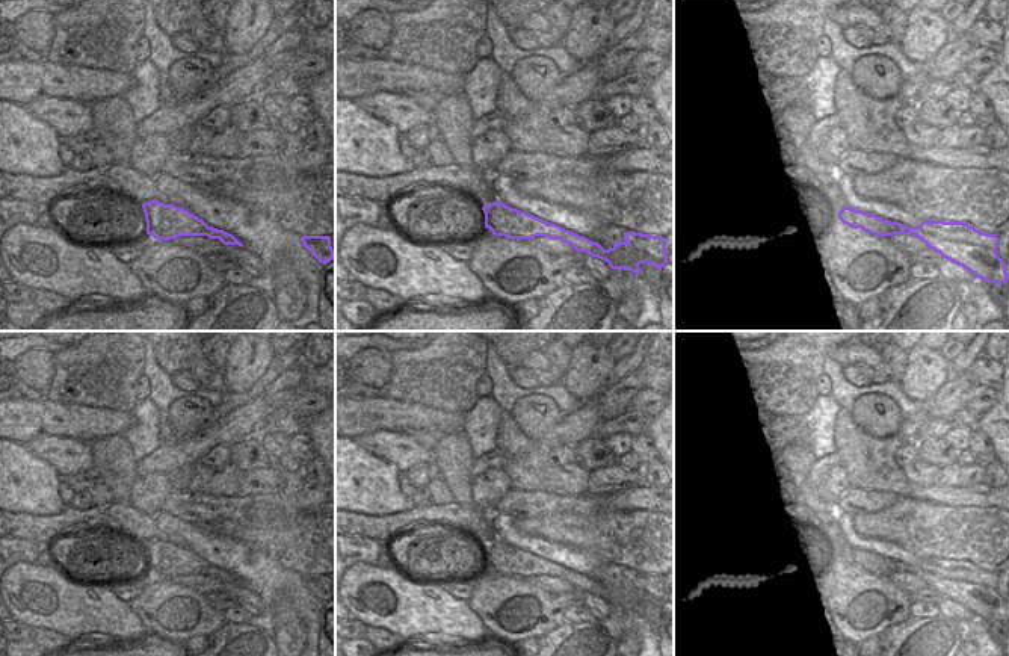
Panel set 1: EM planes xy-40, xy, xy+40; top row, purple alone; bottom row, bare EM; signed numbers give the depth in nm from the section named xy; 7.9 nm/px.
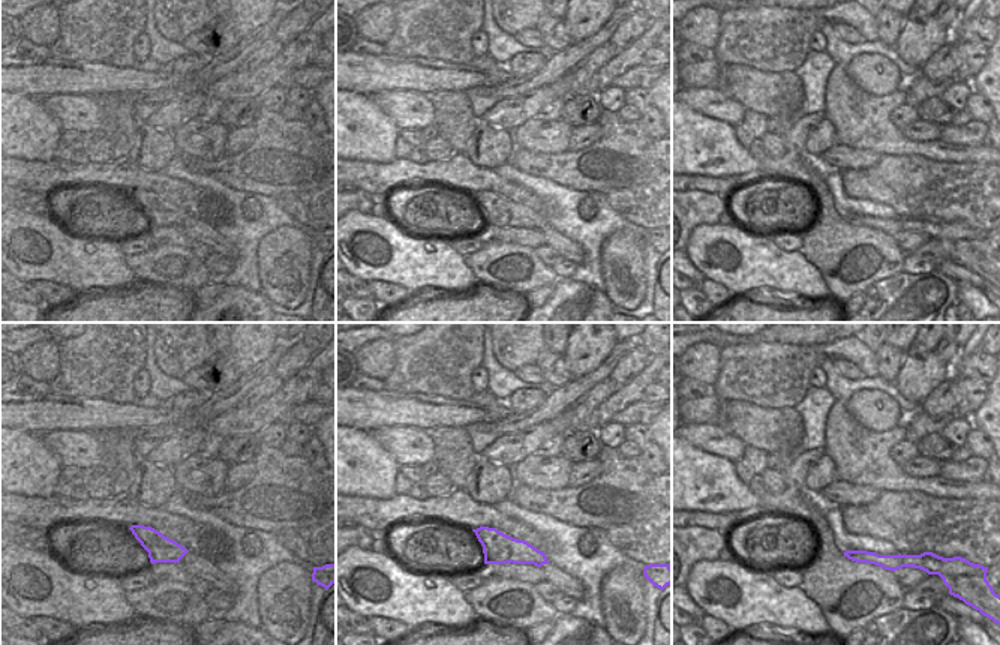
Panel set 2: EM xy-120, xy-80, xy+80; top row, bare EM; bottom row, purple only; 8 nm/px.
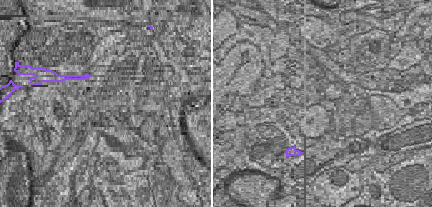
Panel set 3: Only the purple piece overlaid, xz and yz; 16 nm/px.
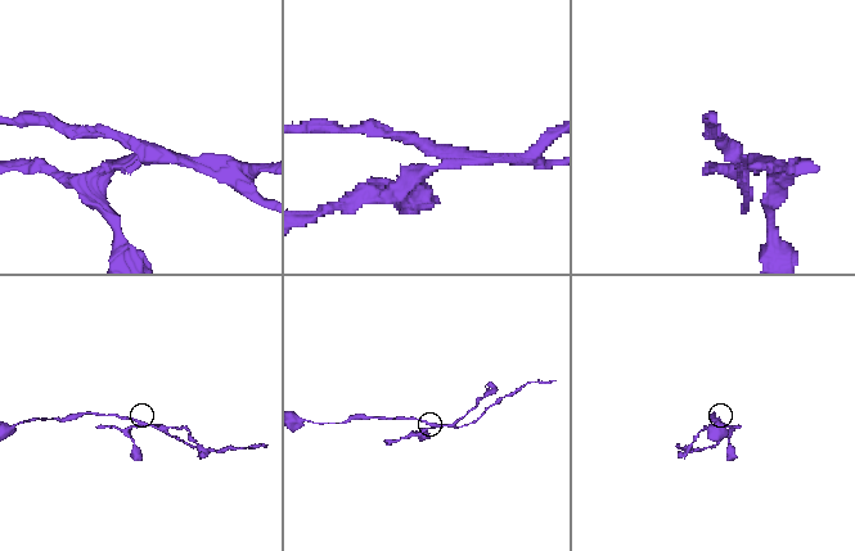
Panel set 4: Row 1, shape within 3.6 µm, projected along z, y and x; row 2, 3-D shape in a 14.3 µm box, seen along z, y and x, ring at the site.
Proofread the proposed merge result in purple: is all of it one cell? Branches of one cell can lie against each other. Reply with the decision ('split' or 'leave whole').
split

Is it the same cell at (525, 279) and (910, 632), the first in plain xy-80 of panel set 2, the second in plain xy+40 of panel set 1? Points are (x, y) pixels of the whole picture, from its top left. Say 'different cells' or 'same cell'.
different cells

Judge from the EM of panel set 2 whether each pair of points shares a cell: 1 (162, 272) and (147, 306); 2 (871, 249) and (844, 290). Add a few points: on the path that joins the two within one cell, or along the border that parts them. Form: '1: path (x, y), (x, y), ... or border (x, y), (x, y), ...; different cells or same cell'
1: border (143, 282), (179, 288), (189, 294); different cells
2: path (861, 260), (855, 284); same cell

